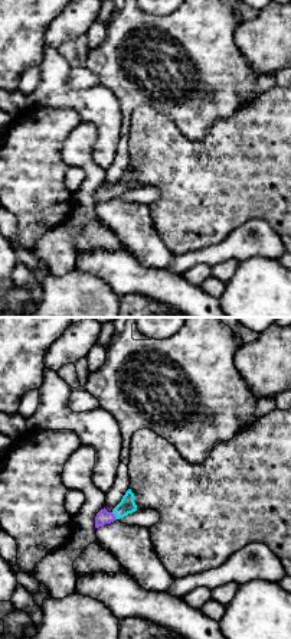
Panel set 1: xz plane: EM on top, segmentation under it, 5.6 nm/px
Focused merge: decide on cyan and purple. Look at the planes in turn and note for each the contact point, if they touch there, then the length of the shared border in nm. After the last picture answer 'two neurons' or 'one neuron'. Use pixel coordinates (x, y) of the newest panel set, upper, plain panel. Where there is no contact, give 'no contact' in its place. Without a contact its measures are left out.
meets cyan at (114, 191); contact 50 nm long

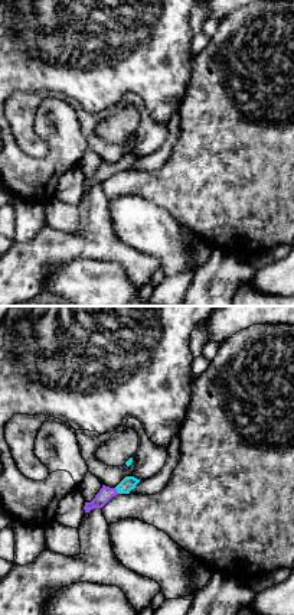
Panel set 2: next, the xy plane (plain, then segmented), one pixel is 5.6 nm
meets cyan at (117, 168); contact 40 nm long

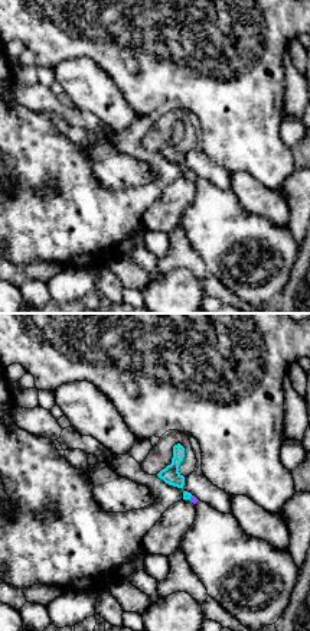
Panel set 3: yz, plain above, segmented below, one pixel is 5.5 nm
meets cyan at (189, 175); contact 40 nm long

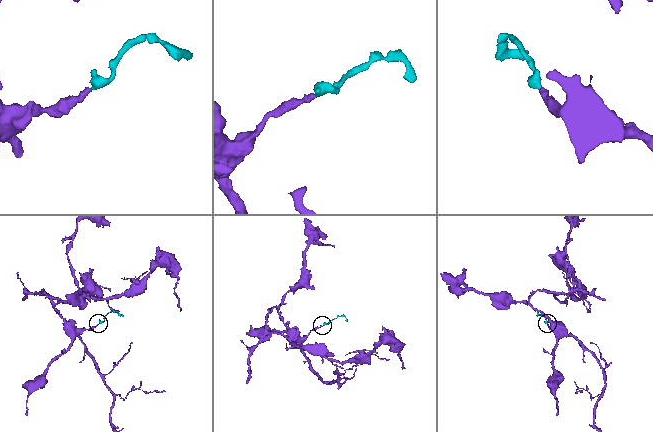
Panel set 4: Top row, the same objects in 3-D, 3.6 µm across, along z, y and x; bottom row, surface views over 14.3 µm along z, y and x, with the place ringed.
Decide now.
one neuron

